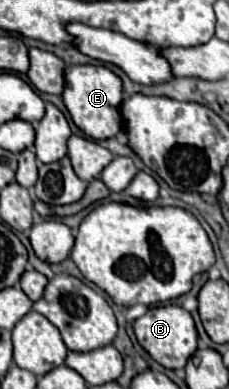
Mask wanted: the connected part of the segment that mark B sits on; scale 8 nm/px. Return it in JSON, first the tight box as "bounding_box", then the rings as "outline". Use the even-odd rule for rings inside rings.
{"bounding_box":[133,304,197,370],"outline":[[[177,304],[149,308],[141,318],[133,322],[133,332],[141,348],[165,368],[173,368],[173,370],[185,368],[189,356],[197,350],[197,330],[195,330],[193,318],[185,308]]]}

